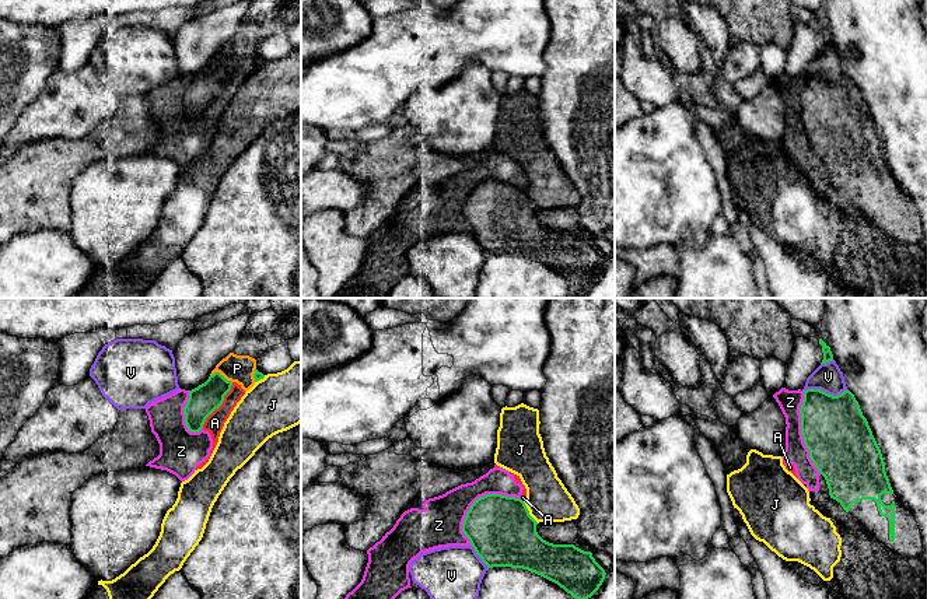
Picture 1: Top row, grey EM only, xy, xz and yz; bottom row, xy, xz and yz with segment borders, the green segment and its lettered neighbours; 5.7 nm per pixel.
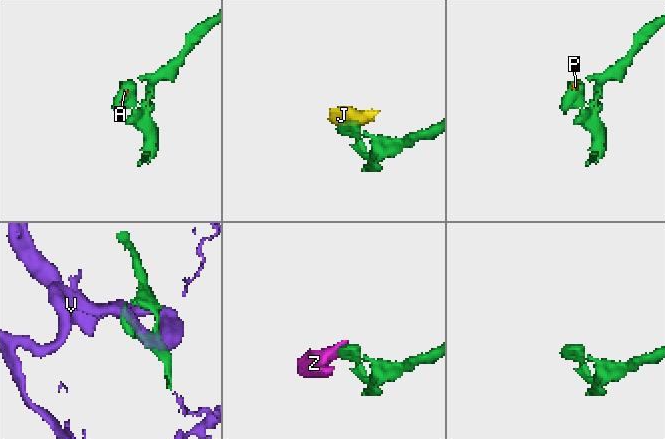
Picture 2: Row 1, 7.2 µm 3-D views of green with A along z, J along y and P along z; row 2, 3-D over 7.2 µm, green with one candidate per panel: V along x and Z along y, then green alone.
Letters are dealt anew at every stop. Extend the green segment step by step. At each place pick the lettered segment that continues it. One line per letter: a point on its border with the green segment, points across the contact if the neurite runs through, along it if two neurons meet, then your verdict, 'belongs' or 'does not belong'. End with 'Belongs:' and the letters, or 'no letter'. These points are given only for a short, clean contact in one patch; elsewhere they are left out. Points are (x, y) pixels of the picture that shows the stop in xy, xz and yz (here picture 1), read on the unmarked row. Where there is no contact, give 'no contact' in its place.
A: meets green in xy at (220, 91); does not belong
J: meets green in xz at (528, 199); does not belong
P: meets green in xy at (220, 60); border along xy (210, 60), (220, 59), (231, 69); does not belong
V: meets green in yz at (825, 79); does not belong
Z: meets green in xz at (475, 188); does not belong
Belongs: no letter

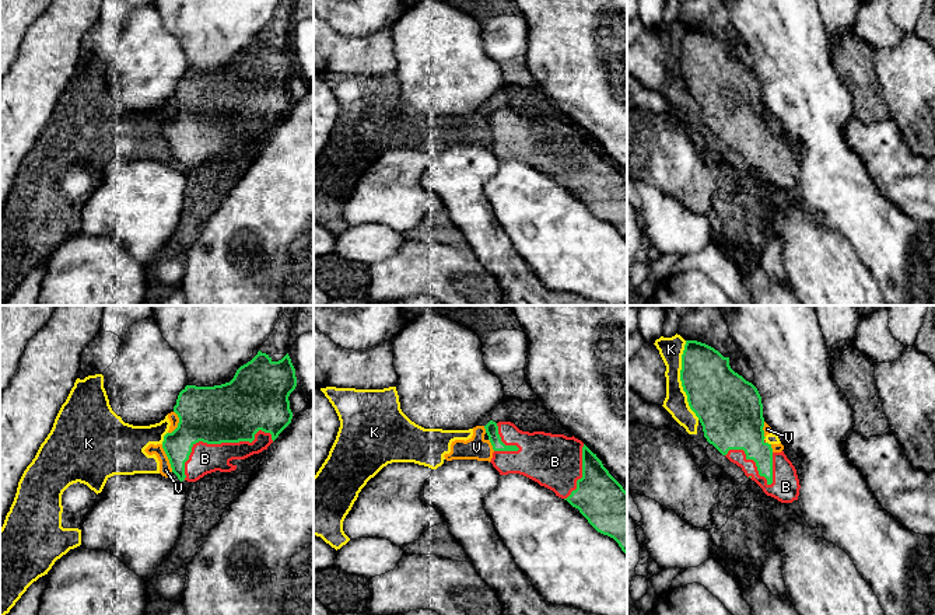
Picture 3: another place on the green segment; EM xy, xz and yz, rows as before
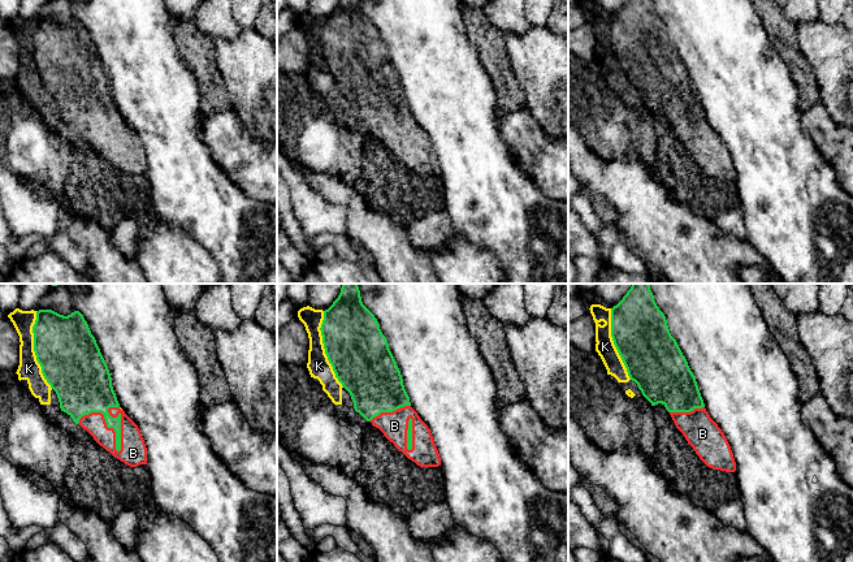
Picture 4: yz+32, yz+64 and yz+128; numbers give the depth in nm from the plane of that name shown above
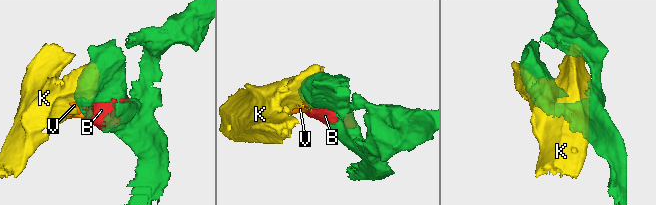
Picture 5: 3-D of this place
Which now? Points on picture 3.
B: meets green in xy at (219, 129); belongs
K: meets green in yz at (680, 66); does not belong
V: meets green in xy at (168, 144); border along xy (161, 130), (172, 157); does not belong
Belongs: B

